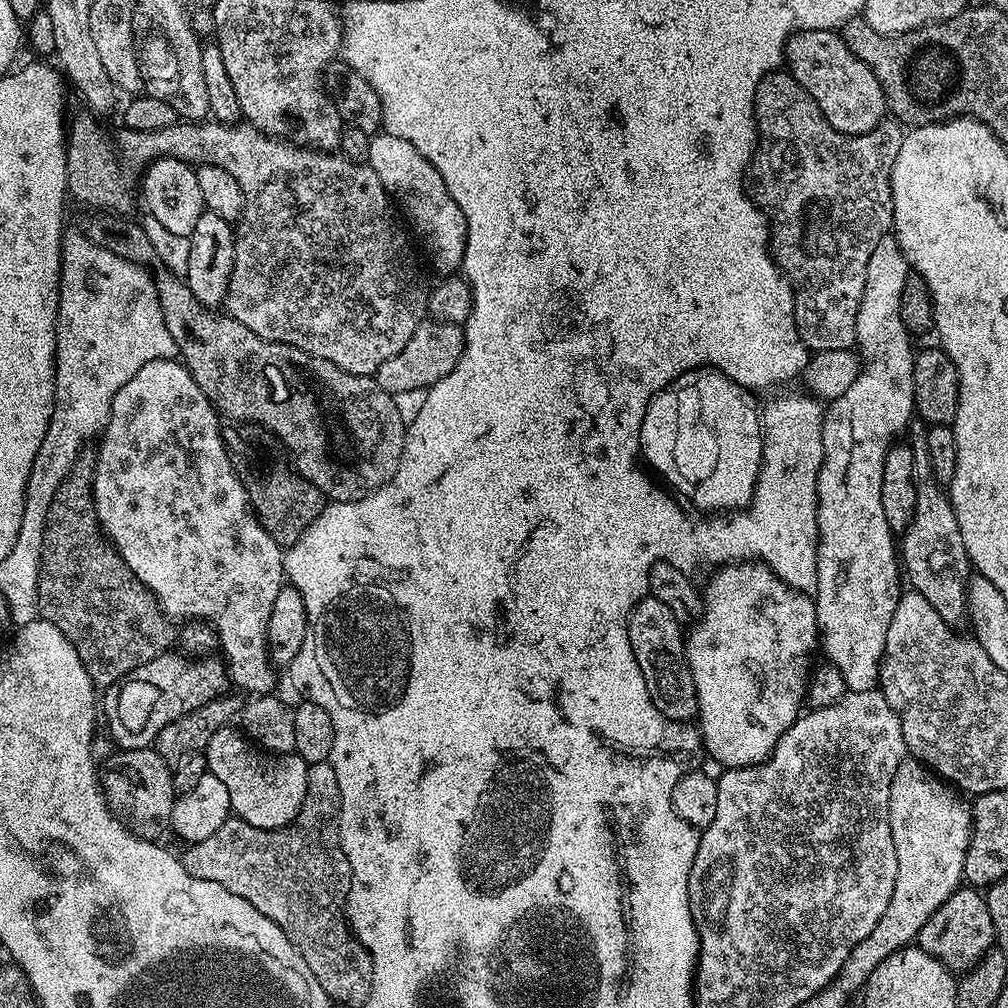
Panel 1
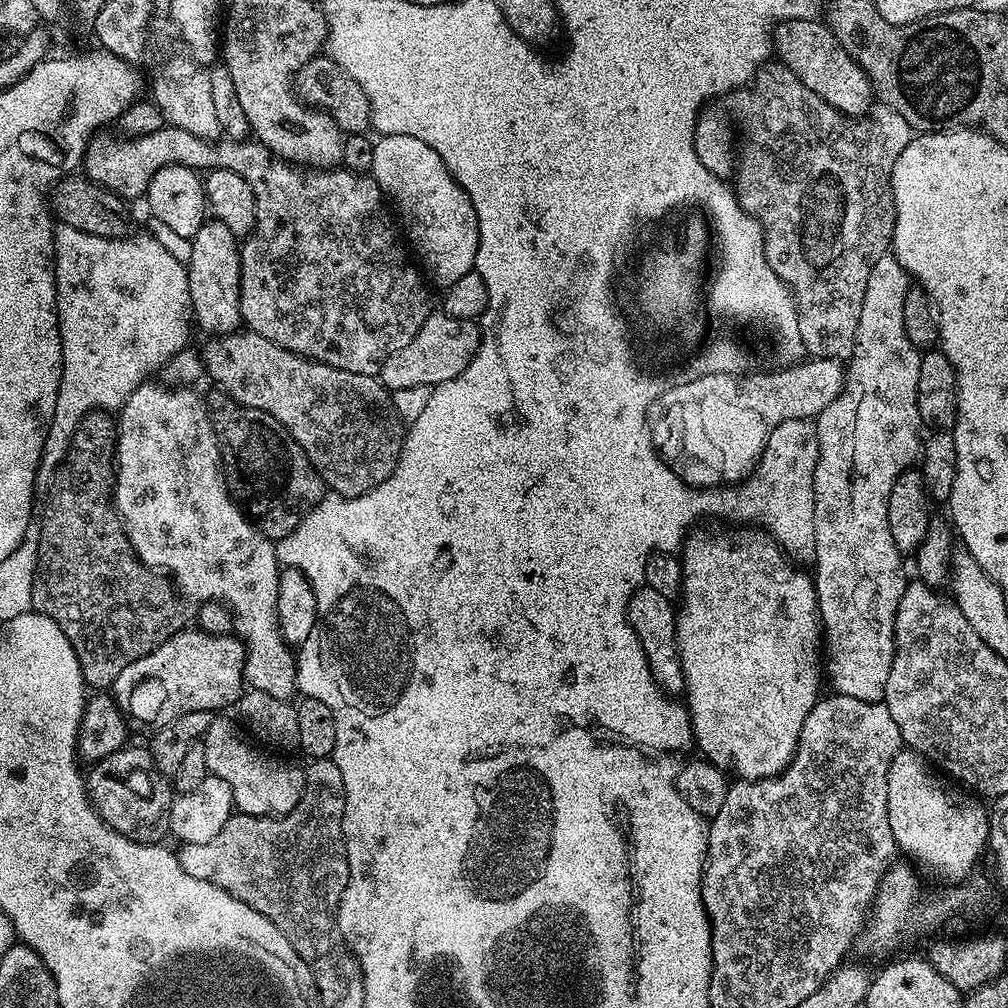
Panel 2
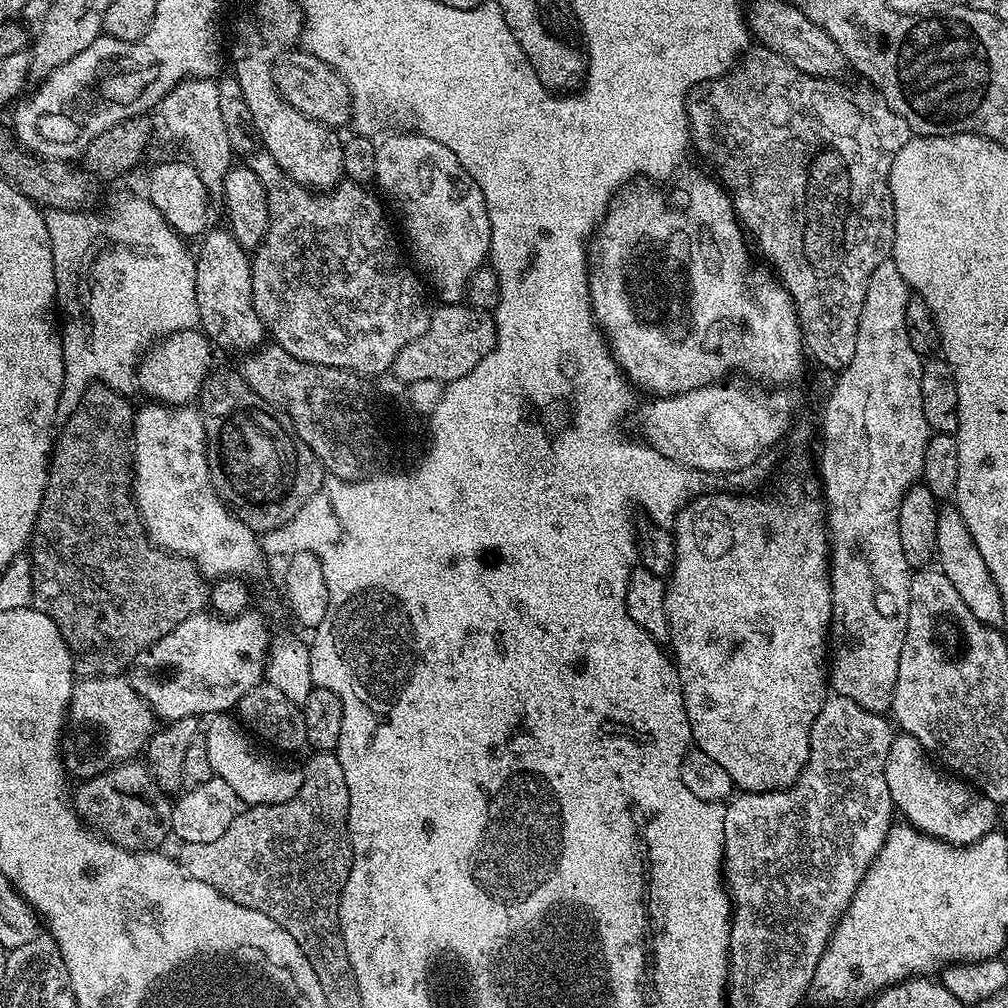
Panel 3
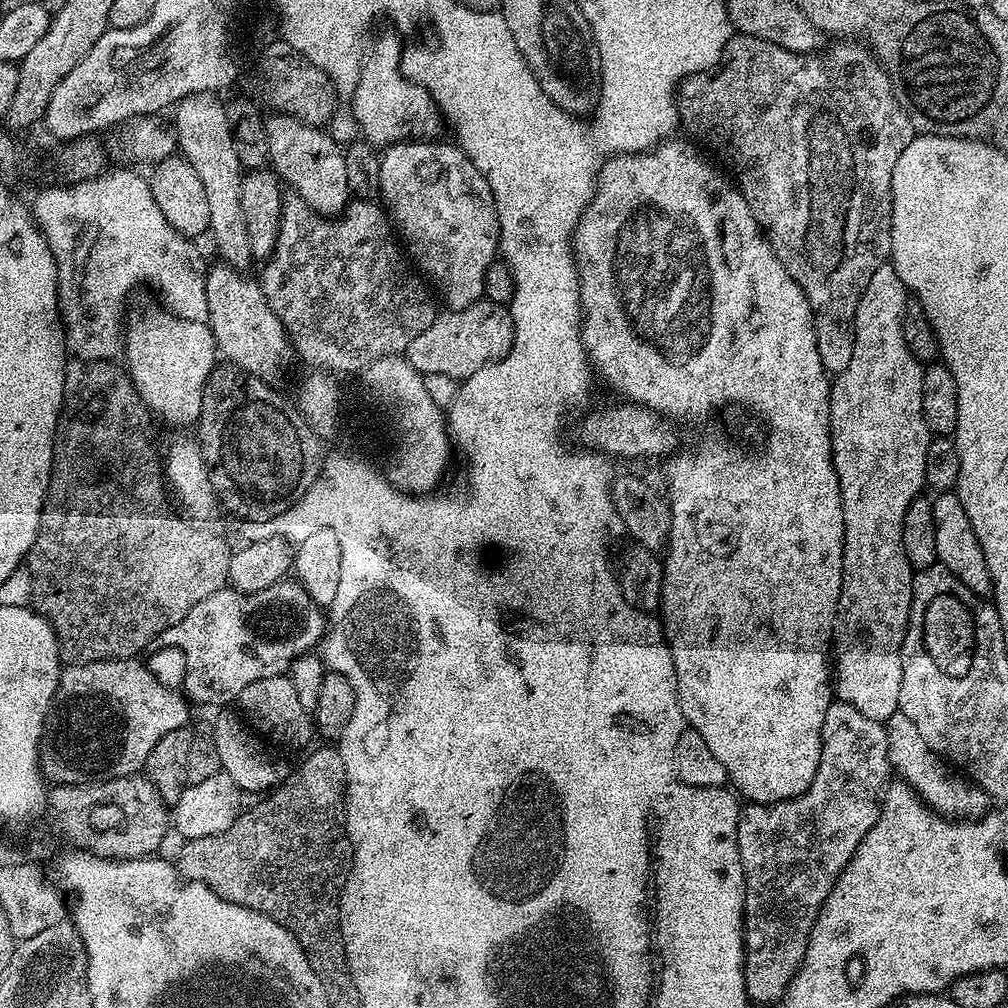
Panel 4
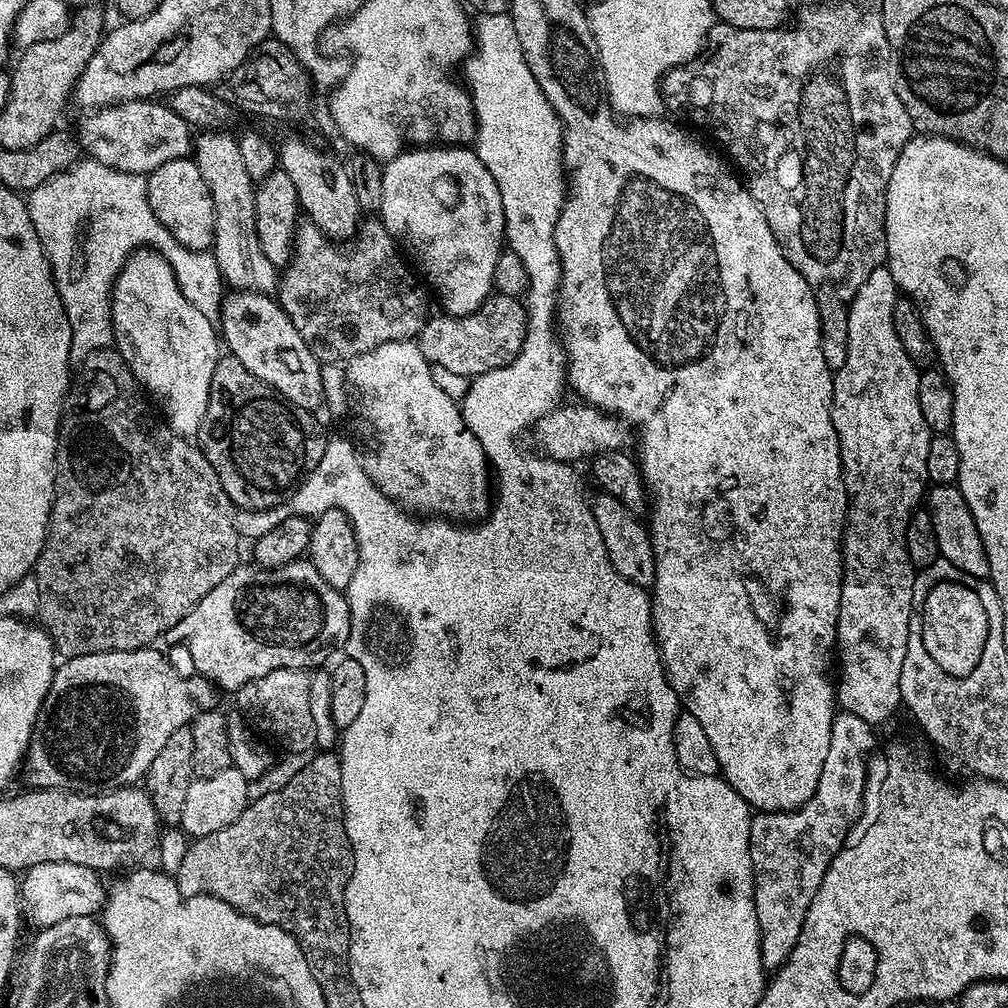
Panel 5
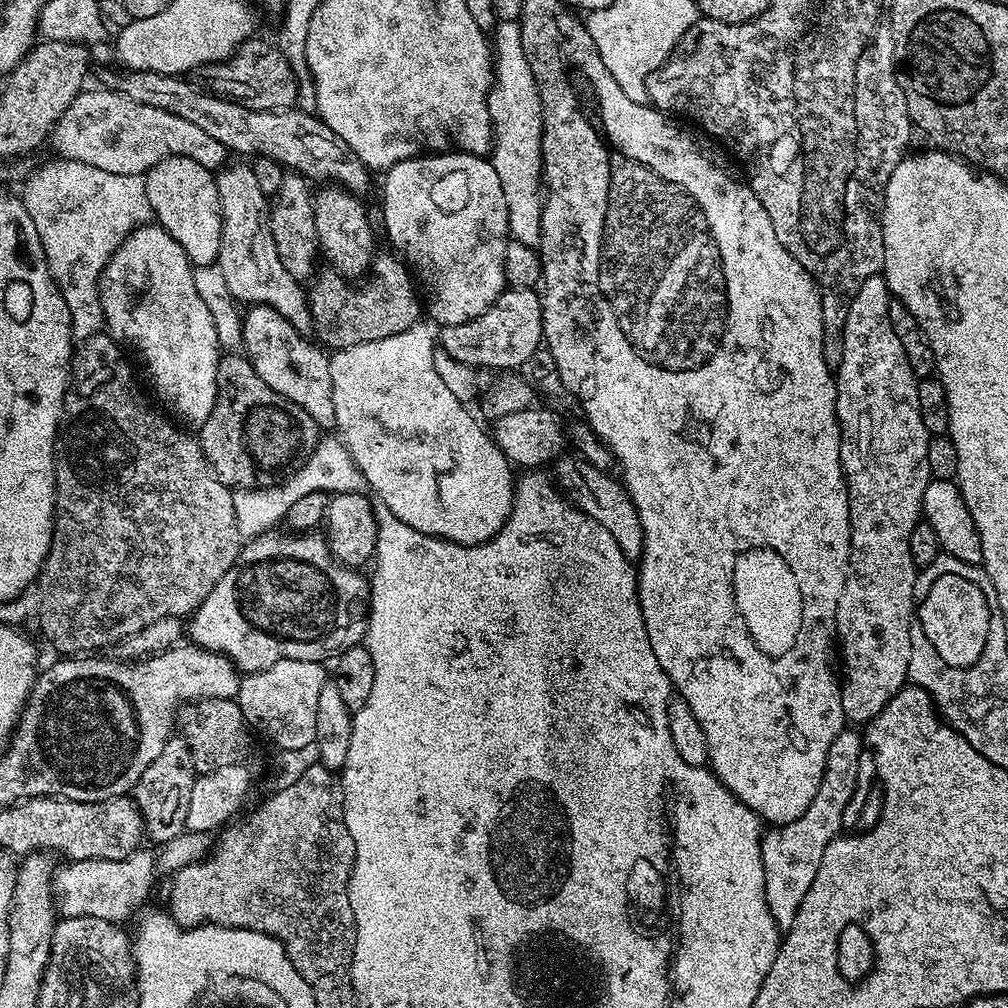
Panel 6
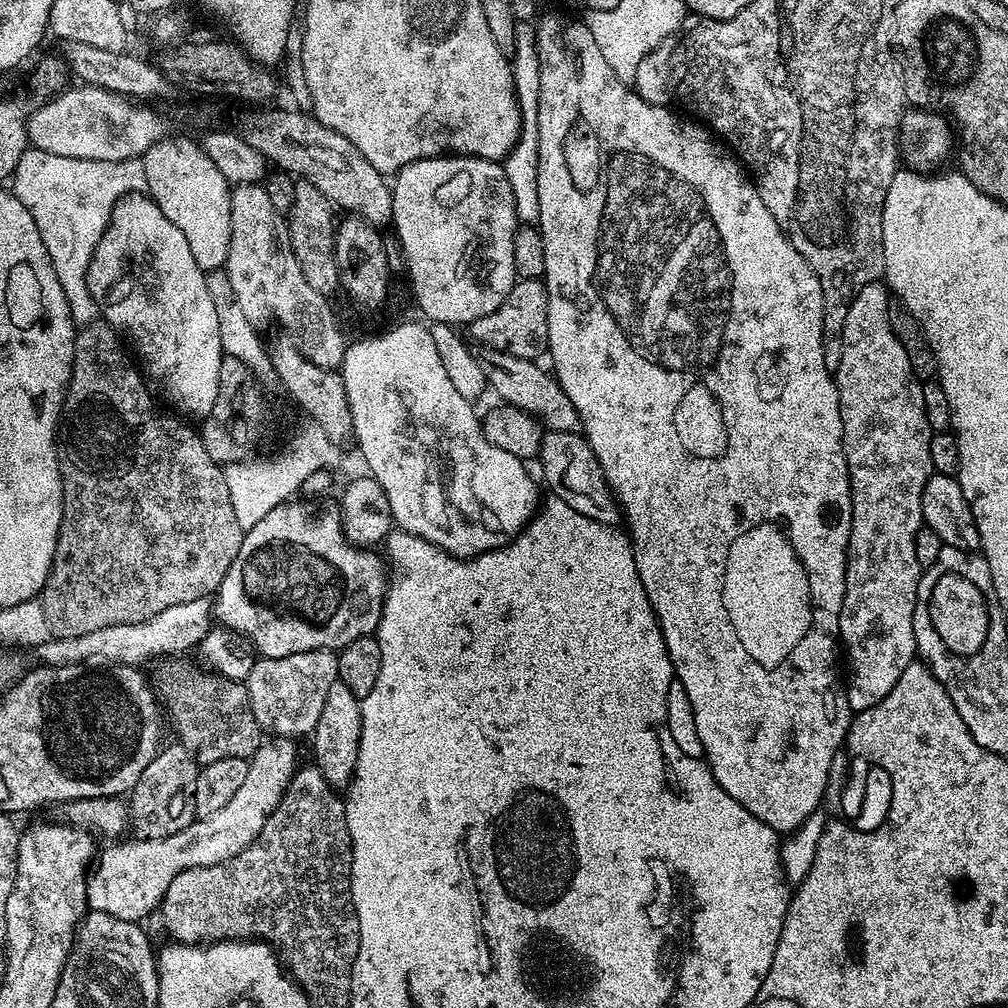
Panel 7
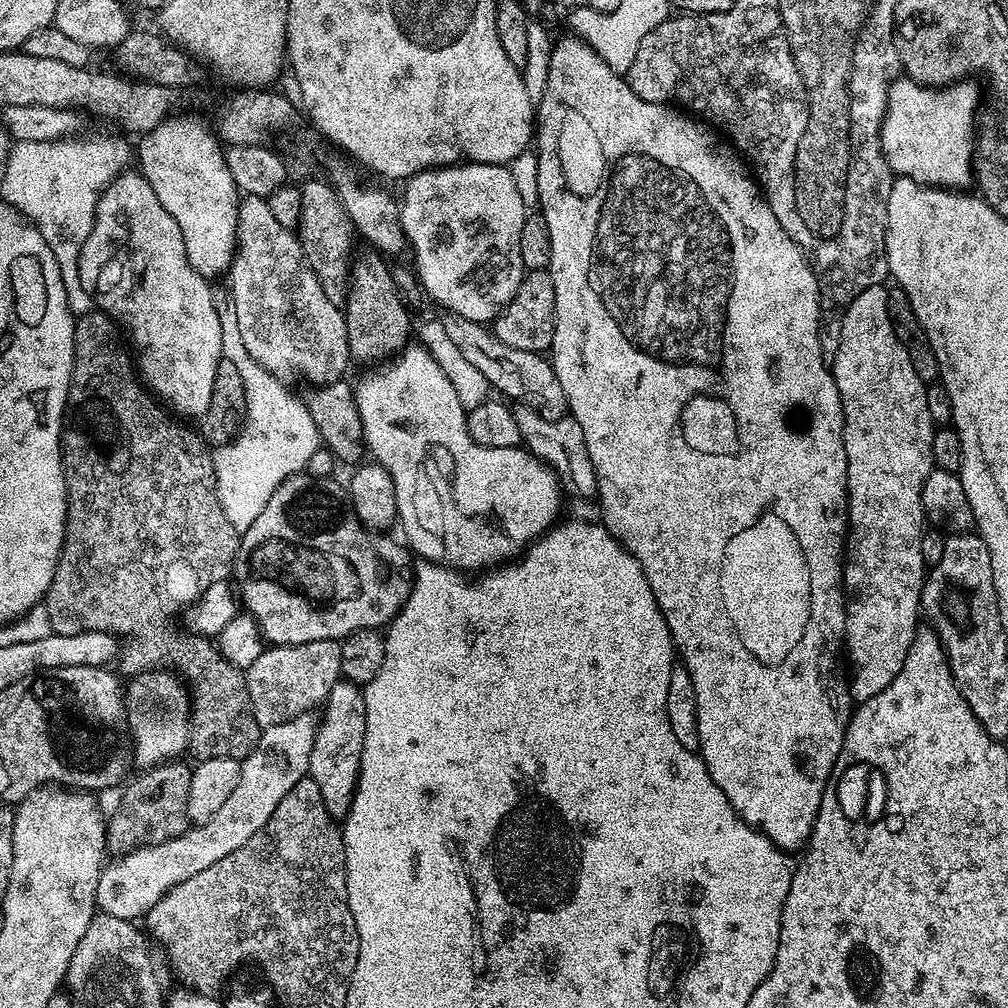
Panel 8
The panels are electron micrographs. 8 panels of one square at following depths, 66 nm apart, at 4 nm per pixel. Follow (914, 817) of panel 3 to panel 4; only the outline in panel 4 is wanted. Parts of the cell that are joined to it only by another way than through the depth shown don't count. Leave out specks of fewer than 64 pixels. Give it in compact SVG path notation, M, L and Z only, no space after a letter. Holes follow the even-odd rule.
M900 711L891 714L883 723L888 739L888 763L901 781L916 791L917 796L945 818L979 818L990 811L990 797L975 782L957 774L936 751L918 734L914 722Z

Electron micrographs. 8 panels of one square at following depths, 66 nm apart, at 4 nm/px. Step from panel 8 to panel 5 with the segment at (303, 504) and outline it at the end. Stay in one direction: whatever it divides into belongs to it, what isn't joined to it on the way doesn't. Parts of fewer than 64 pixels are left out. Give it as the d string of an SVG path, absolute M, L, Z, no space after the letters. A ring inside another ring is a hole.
M299 558L278 568L265 571L257 584L244 592L243 571L231 572L190 614L186 614L174 627L168 629L166 640L176 644L181 640L197 673L212 681L217 689L238 690L262 674L270 674L283 668L308 670L312 659L335 640L343 641L348 634L348 601L339 588L332 588L320 577L318 570L307 559Z

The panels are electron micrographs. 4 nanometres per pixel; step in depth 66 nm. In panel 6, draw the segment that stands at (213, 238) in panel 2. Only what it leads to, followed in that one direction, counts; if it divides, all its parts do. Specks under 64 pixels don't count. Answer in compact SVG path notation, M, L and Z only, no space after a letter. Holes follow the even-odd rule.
M265 304L251 305L243 313L242 319L242 352L254 366L258 378L262 378L262 382L266 382L270 390L302 406L302 410L306 410L306 414L310 414L310 418L314 418L321 429L331 429L336 423L334 382L330 382L329 357L325 349L315 343L312 345L305 333L298 331L286 318L282 318L278 310Z

